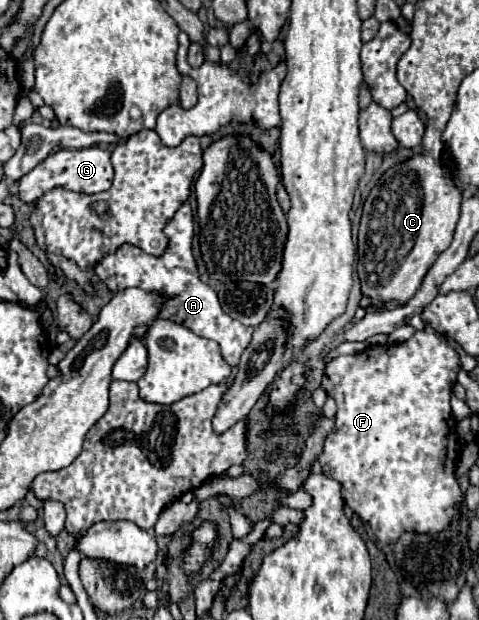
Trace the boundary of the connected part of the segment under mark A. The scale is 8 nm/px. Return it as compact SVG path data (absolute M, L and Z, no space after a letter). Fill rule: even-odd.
M188 204L180 206L176 210L174 218L170 218L170 222L166 222L164 234L168 238L168 246L160 256L146 254L142 248L126 244L126 246L120 246L114 254L108 254L106 258L102 258L102 262L98 262L98 266L94 268L96 276L106 284L106 288L110 292L118 292L118 290L136 286L136 288L142 288L146 292L156 292L156 294L170 296L160 306L158 318L172 320L176 324L182 324L182 326L190 328L194 334L198 334L202 338L218 342L224 362L230 364L232 368L238 366L242 352L250 344L254 328L244 326L242 322L230 318L222 310L216 292L206 282L200 280L198 264L196 264L194 254L192 254L194 218L192 218L192 208Z

